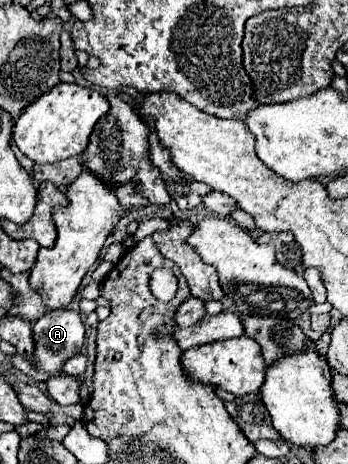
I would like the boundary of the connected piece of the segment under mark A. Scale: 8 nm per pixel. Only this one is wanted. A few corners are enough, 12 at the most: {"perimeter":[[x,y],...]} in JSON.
{"perimeter":[[76,310],[46,312],[32,326],[38,368],[56,374],[76,356],[85,325]]}

